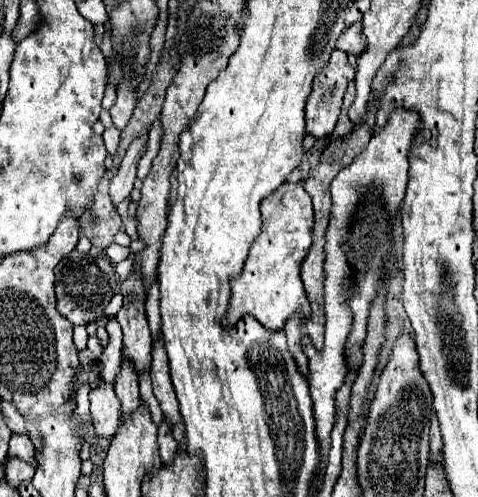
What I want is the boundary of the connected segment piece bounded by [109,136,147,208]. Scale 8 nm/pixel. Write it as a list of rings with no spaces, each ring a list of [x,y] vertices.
[[[141,136],[137,138],[135,142],[131,142],[127,154],[123,156],[121,160],[121,166],[117,170],[117,174],[113,176],[111,180],[111,186],[109,186],[109,196],[111,196],[111,202],[113,202],[113,208],[117,208],[133,190],[133,182],[135,182],[135,172],[137,172],[137,160],[141,158],[141,154],[145,152],[145,146],[147,146],[147,136]]]

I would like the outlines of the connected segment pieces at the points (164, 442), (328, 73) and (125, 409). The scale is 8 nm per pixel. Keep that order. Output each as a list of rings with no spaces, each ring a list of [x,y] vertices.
[[[167,420],[159,426],[157,438],[159,438],[159,456],[161,456],[163,464],[171,464],[177,454],[177,442],[171,436],[171,424]]]
[[[333,50],[325,68],[313,80],[313,92],[305,106],[305,128],[315,138],[333,132],[347,84],[355,78],[355,68],[347,64],[347,54]]]
[[[123,358],[123,370],[115,382],[115,394],[121,400],[123,416],[129,416],[131,412],[135,412],[141,406],[137,376],[133,376],[133,372],[129,372],[129,364],[125,364],[125,358]]]

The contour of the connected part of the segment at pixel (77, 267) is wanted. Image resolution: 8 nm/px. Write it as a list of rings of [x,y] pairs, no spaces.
[[[73,250],[55,266],[57,312],[65,316],[71,324],[89,324],[99,320],[103,316],[103,308],[109,304],[115,290],[117,290],[117,276],[105,256],[97,258]]]

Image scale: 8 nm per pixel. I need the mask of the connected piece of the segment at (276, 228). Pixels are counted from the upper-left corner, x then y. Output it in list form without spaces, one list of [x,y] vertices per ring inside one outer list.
[[[285,182],[261,202],[263,226],[259,238],[251,244],[243,272],[231,280],[231,302],[223,318],[223,328],[233,328],[243,316],[253,316],[263,328],[277,332],[293,314],[309,318],[309,300],[301,282],[301,264],[311,248],[313,206],[303,184]]]

